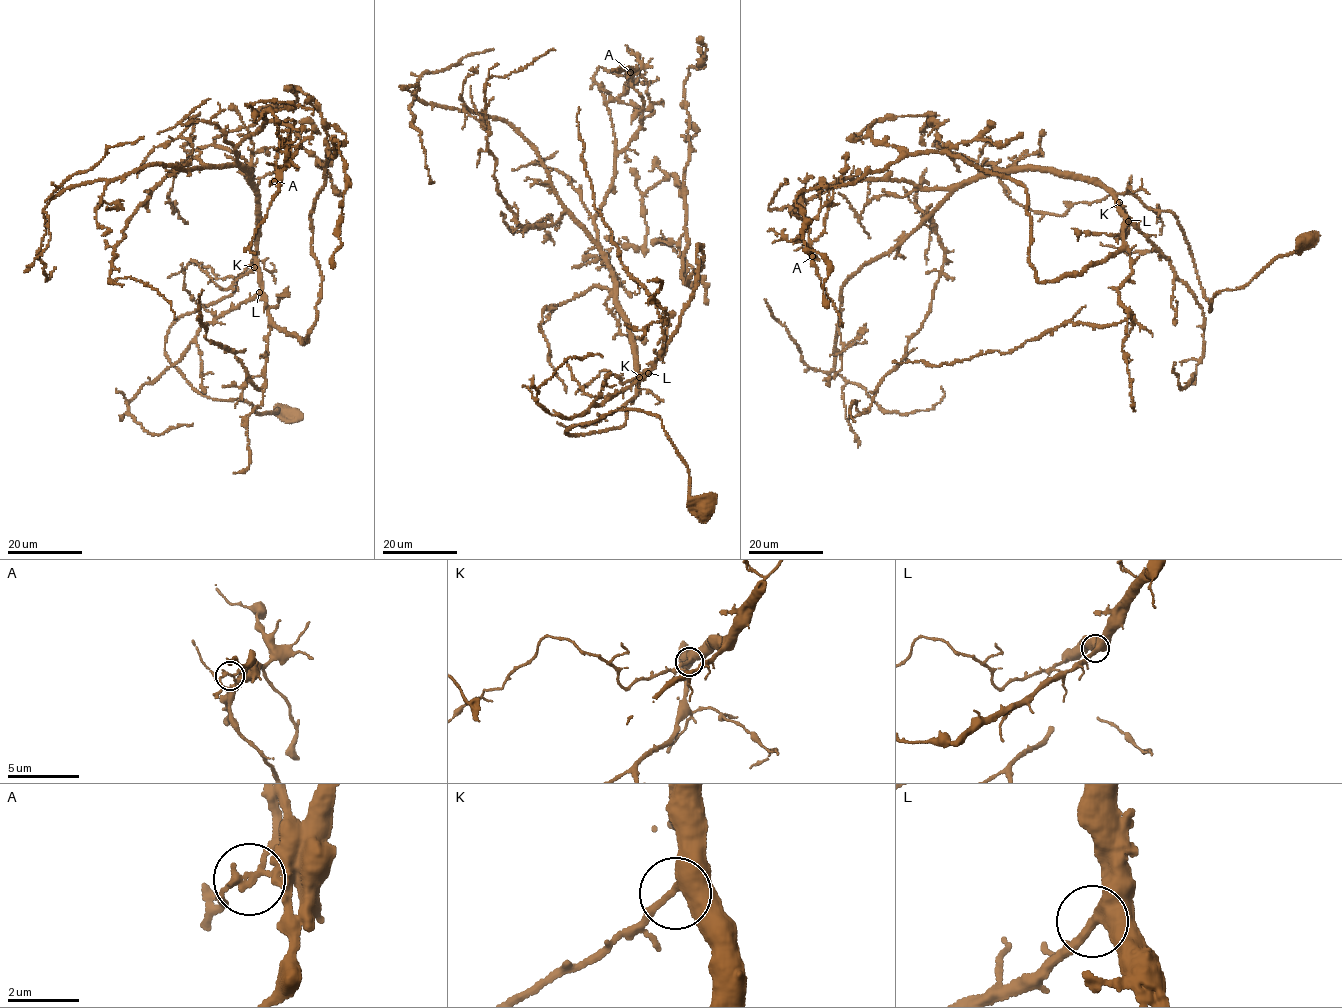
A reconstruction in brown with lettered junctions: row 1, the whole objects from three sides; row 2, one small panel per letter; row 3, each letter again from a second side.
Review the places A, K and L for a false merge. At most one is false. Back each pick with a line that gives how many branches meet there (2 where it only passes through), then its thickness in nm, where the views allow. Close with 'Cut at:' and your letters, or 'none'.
A: Branches: 2. Thickness 200 nm
Cut at: A

